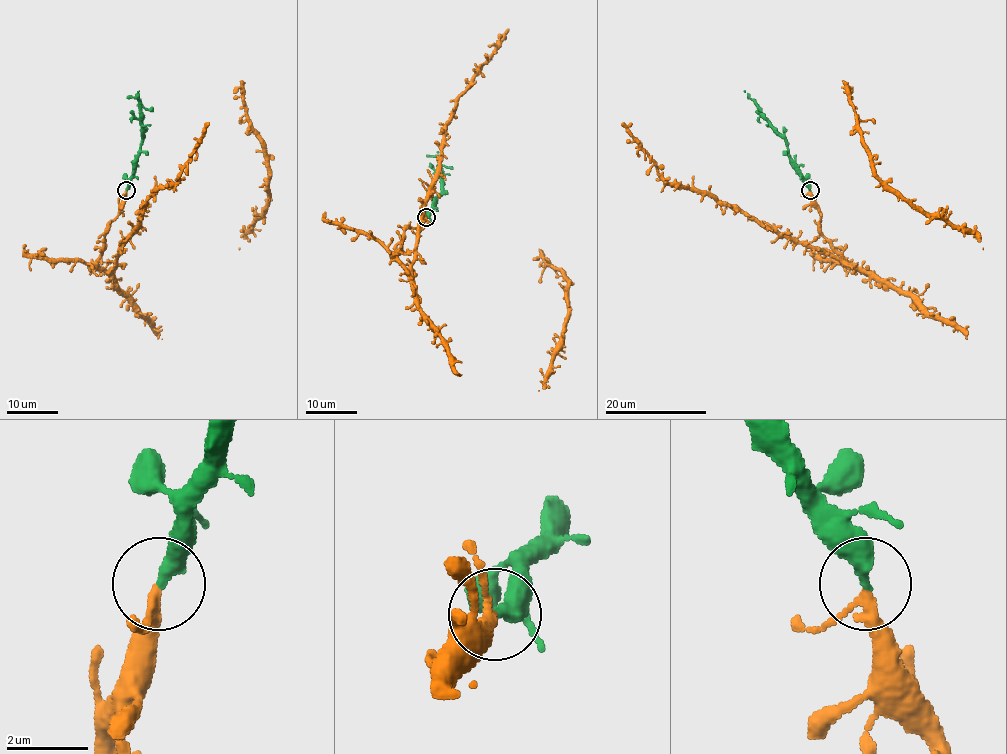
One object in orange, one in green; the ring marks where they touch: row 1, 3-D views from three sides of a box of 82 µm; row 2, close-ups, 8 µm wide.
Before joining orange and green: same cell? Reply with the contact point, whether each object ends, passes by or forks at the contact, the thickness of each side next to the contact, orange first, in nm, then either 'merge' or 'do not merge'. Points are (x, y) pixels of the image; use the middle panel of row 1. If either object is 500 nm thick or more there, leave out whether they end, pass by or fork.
at (426, 217); orange passes by; green ends there; 240 nm thick on the orange side, 380 nm on the other; merge

